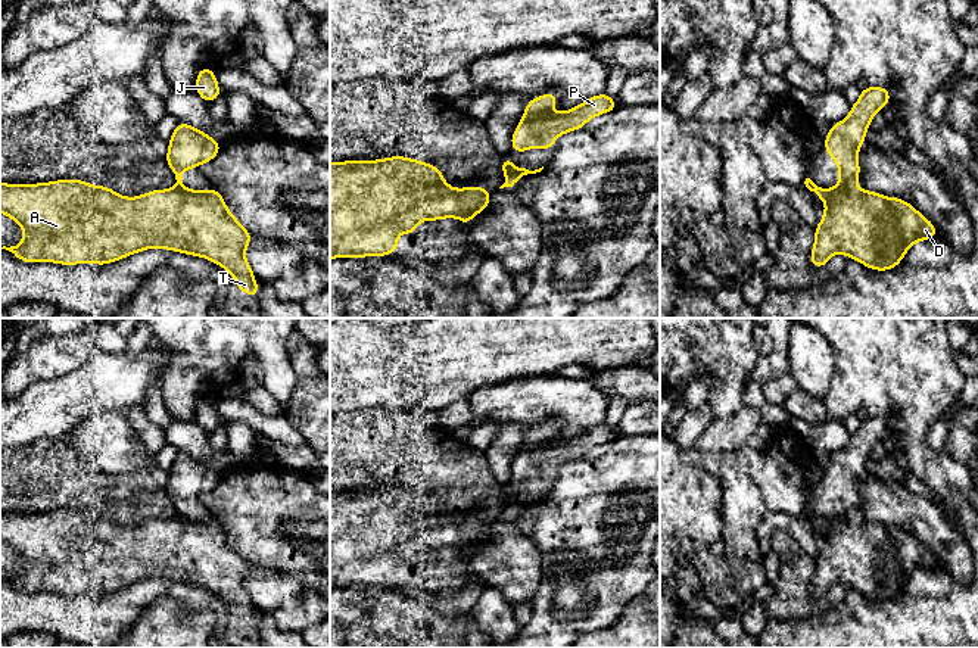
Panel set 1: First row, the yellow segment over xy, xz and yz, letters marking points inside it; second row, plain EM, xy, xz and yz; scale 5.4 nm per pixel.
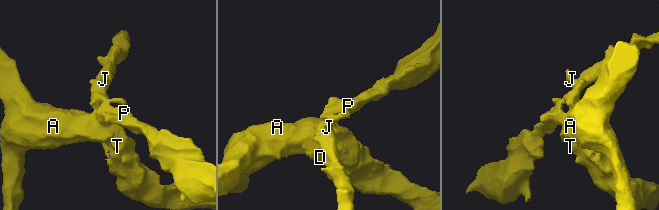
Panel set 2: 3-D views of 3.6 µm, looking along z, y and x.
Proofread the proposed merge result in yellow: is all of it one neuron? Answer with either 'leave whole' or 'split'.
split

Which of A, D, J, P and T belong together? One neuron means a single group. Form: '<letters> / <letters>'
A D T / J P

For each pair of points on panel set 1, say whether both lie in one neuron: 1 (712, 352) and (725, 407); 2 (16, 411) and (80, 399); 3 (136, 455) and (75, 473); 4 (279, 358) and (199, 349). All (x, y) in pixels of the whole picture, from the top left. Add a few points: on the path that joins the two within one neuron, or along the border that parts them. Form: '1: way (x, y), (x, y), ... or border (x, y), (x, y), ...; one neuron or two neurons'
1: way (725, 365), (726, 393); one neuron
2: way (33, 411), (44, 411), (64, 401); one neuron
3: border (71, 445), (105, 473); two neurons
4: way (259, 345), (218, 345); one neuron

